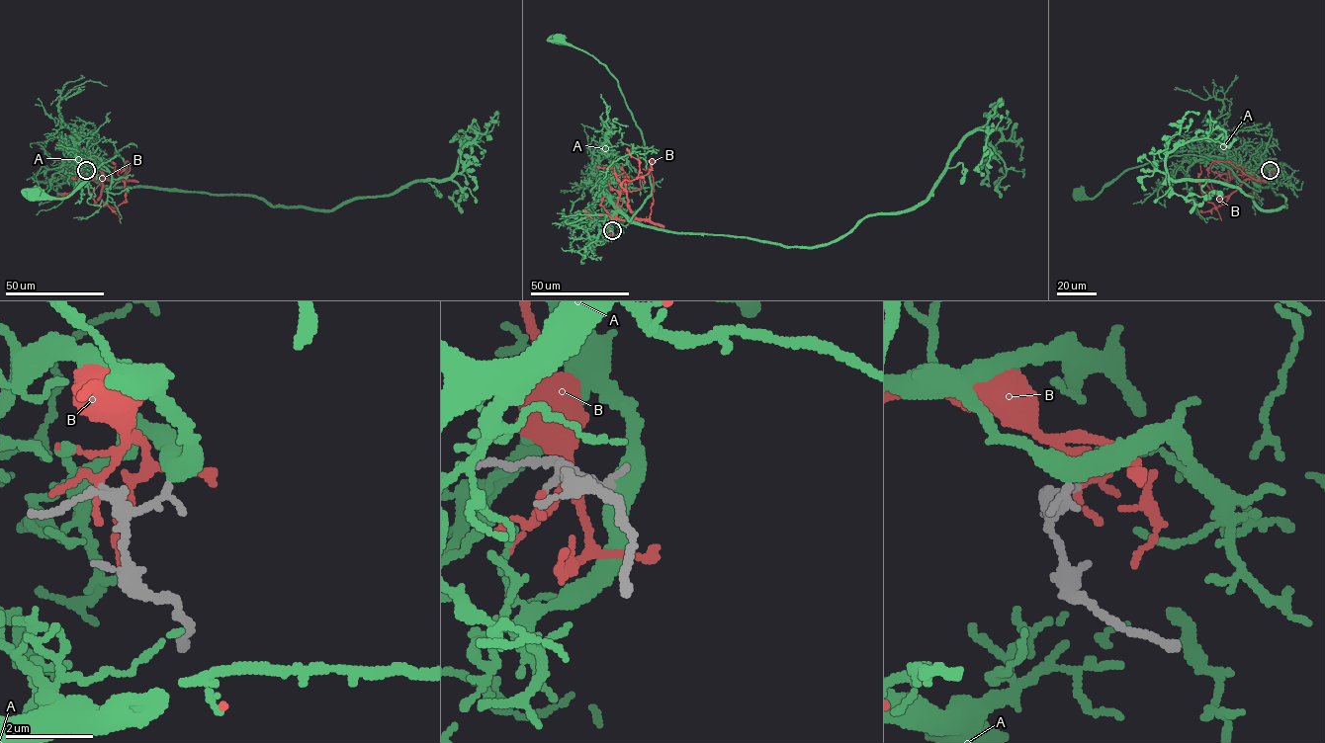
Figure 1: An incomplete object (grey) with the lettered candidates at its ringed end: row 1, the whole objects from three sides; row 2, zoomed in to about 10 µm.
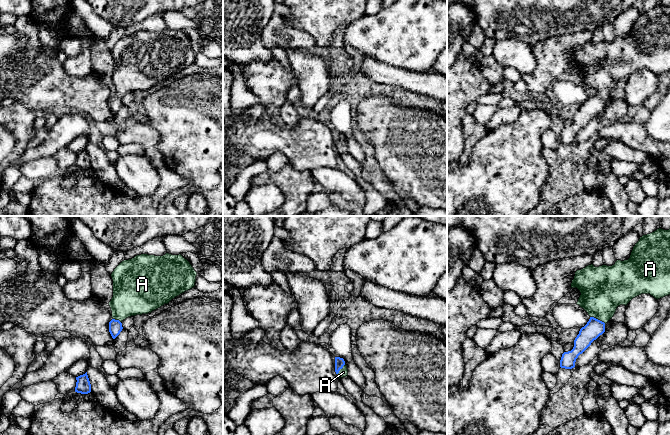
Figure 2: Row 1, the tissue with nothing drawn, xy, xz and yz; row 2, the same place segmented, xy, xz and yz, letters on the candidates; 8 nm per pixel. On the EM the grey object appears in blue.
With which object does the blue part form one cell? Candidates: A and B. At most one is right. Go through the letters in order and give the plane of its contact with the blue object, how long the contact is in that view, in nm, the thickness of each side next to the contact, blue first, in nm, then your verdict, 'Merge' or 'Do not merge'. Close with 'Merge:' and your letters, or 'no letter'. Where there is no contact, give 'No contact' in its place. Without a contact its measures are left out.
A: Touches blue in yz. Shared border 140 nm. Thickness 150 nm (blue) against 360 nm. Merge
B: No contact. Do not merge
Merge: A

